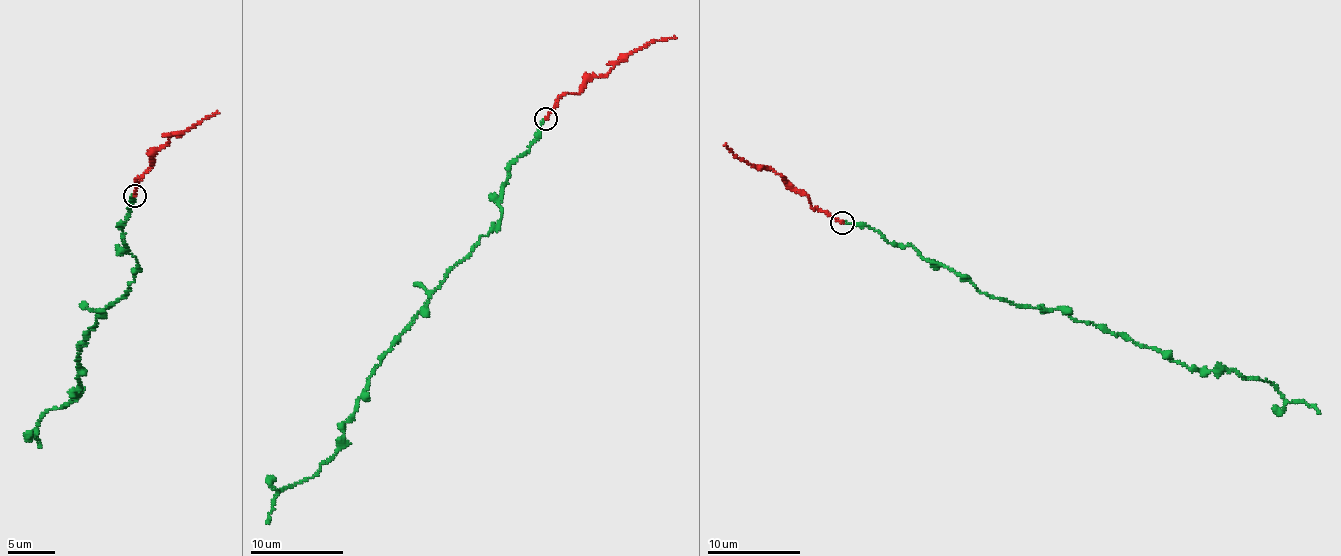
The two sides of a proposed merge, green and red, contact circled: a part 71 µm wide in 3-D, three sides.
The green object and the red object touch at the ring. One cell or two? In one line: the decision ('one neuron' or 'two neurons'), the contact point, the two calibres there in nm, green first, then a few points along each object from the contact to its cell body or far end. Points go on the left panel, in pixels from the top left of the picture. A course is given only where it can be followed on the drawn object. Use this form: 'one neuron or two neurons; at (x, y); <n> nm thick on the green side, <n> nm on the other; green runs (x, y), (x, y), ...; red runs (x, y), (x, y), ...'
one neuron; at (134, 195); 200 nm thick on the green side, 150 nm on the other; green runs (134, 196), (120, 226), (139, 265), (131, 288), (88, 331), (77, 360), (80, 394), (45, 412), (41, 447); red runs (134, 196), (139, 178), (170, 136), (182, 134), (202, 119), (219, 113)

